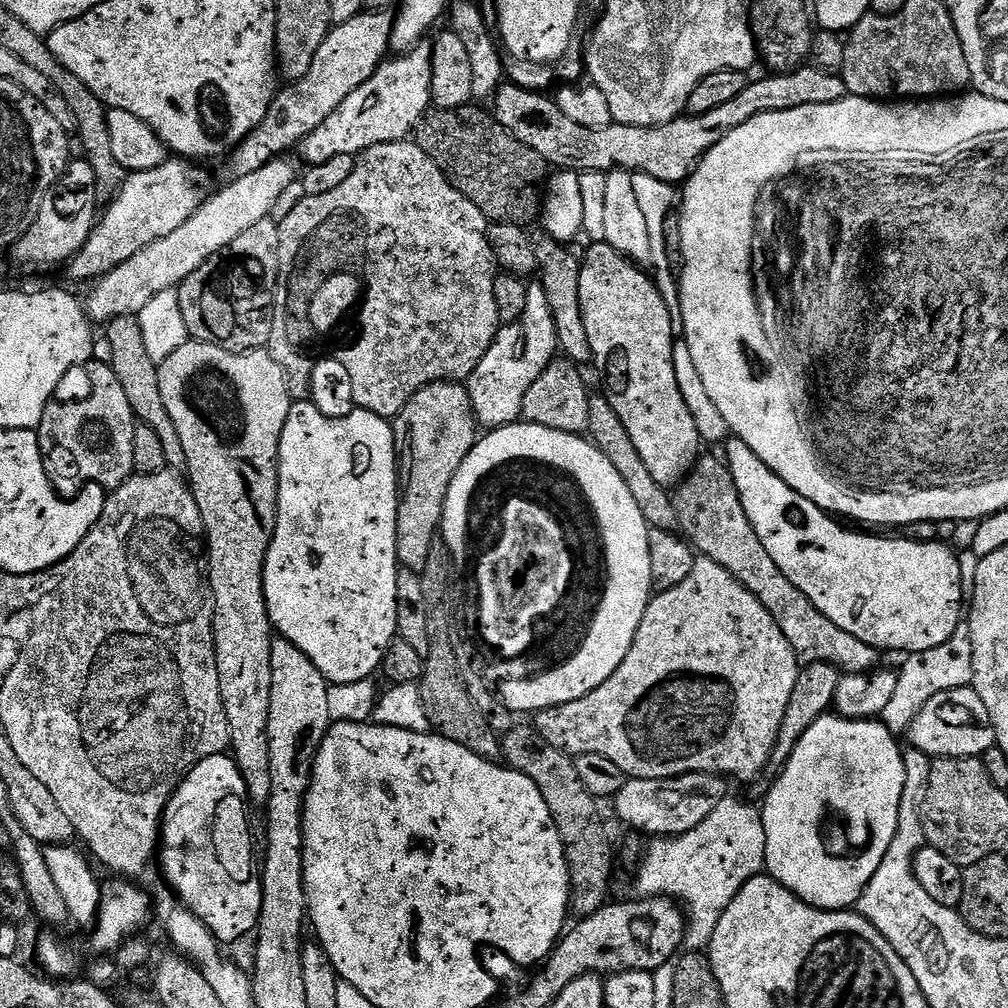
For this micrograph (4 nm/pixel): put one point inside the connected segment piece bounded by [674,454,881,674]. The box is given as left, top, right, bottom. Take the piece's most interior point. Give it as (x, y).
(708, 506)

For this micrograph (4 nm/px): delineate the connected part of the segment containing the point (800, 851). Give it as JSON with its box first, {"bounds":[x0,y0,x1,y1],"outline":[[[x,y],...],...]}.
{"bounds":[762,714,906,912],"outline":[[[829,714],[818,718],[806,734],[802,734],[802,742],[794,746],[794,754],[788,759],[782,771],[775,777],[768,797],[762,803],[764,829],[766,830],[766,858],[764,867],[767,875],[772,876],[786,890],[790,890],[802,902],[812,908],[824,908],[827,912],[848,910],[859,901],[864,893],[864,887],[874,878],[874,870],[882,866],[882,858],[886,858],[886,850],[890,850],[890,842],[894,842],[894,834],[898,830],[898,806],[902,806],[902,792],[906,786],[906,766],[904,765],[904,752],[900,748],[901,741],[893,736],[879,719],[848,720],[839,714]]]}

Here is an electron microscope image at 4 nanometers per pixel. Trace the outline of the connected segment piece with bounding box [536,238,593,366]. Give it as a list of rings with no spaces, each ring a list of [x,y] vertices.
[[[541,239],[536,245],[536,266],[538,282],[546,290],[550,302],[550,314],[554,314],[554,326],[560,343],[559,351],[577,366],[593,363],[590,350],[590,334],[586,334],[586,322],[582,322],[582,302],[578,294],[581,257],[572,253],[571,247],[559,244],[557,240]]]

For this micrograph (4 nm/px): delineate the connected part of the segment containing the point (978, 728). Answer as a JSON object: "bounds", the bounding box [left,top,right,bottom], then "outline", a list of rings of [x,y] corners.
{"bounds":[910,686,996,760],"outline":[[[970,686],[934,694],[934,698],[926,702],[922,714],[918,714],[912,723],[910,739],[915,751],[924,752],[929,758],[949,760],[980,758],[986,750],[996,747],[994,722],[990,722],[990,713],[986,711],[982,698],[978,698]]]}

